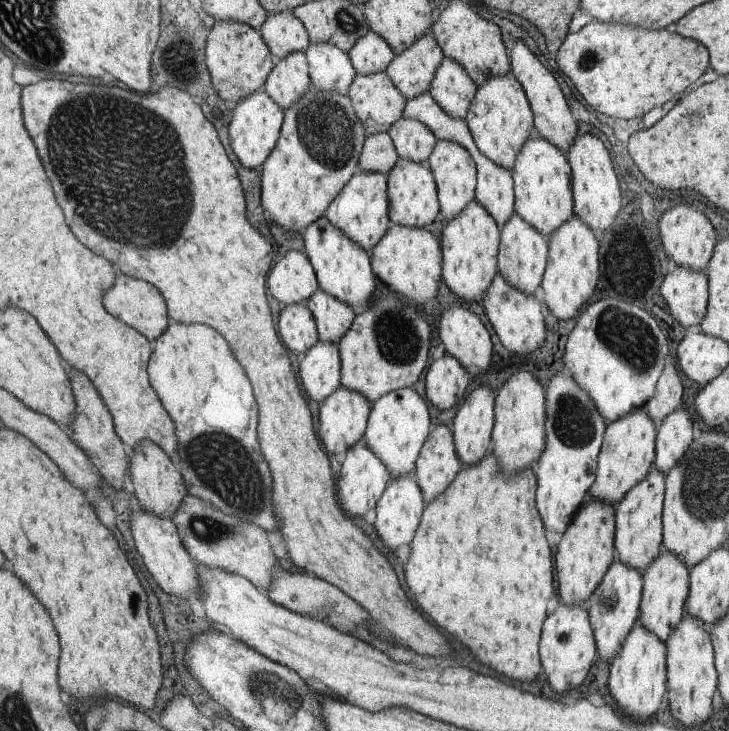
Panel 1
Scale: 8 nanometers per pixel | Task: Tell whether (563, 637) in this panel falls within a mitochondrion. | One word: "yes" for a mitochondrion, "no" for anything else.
no

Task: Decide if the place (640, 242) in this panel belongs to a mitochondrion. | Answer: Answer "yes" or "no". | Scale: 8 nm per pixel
no

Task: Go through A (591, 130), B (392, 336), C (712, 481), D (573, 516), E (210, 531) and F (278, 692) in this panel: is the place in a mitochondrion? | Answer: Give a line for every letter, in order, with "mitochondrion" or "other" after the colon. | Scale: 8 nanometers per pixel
A: other
B: mitochondrion
C: mitochondrion
D: other
E: mitochondrion
F: mitochondrion

